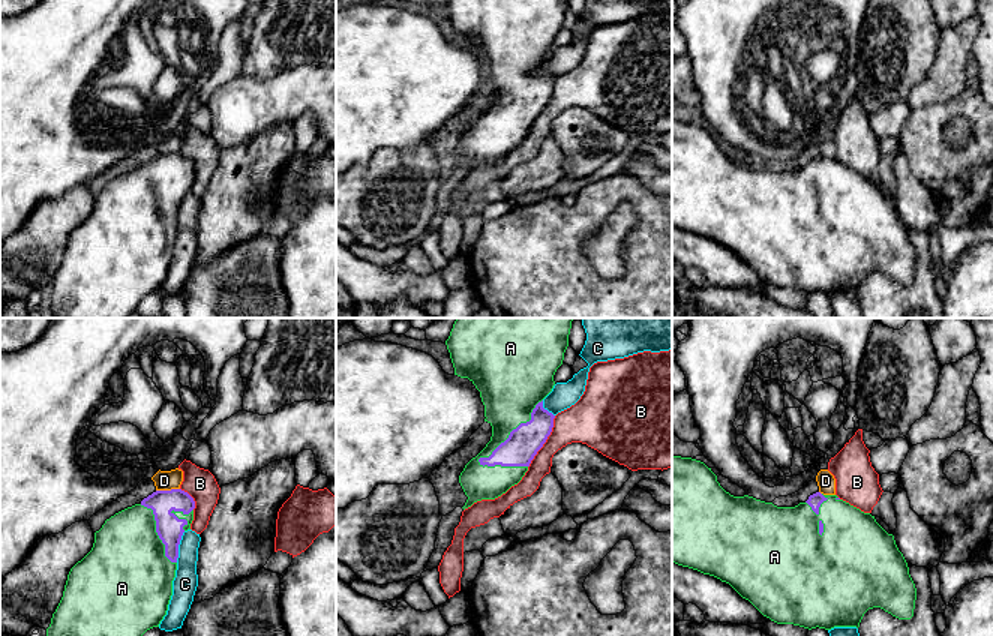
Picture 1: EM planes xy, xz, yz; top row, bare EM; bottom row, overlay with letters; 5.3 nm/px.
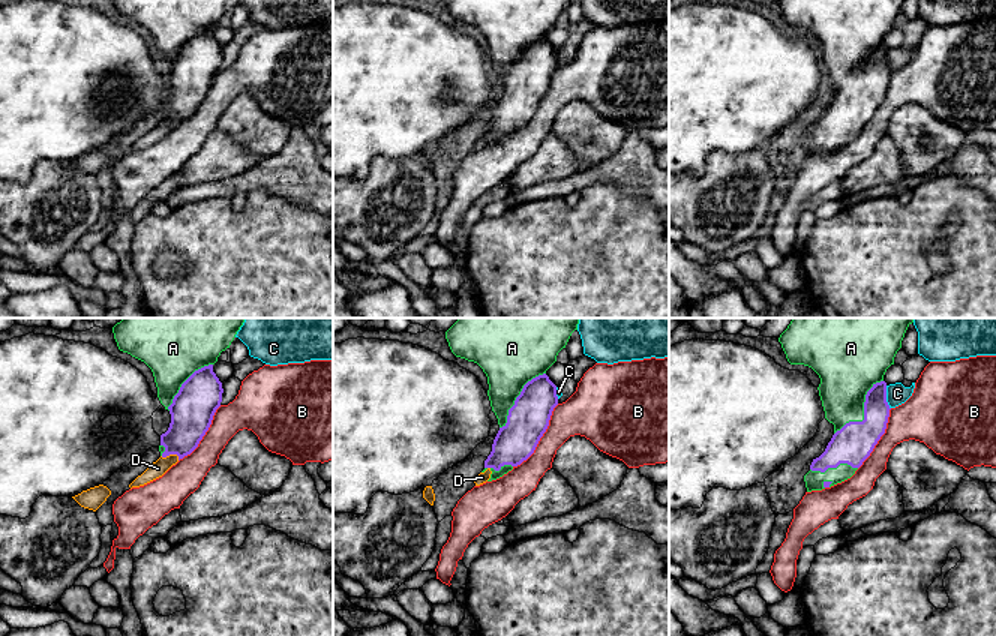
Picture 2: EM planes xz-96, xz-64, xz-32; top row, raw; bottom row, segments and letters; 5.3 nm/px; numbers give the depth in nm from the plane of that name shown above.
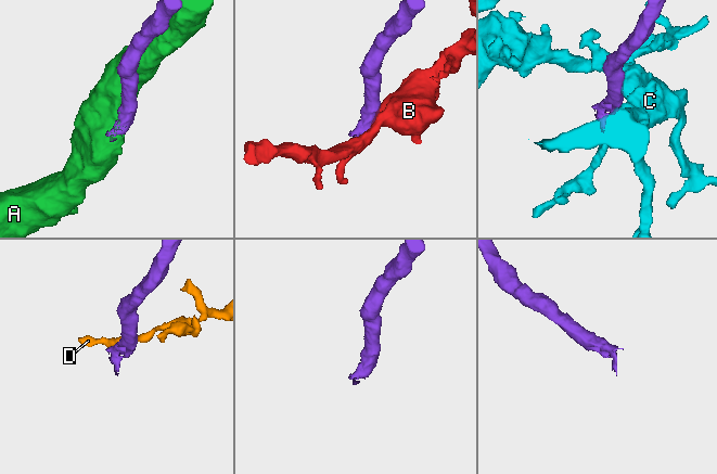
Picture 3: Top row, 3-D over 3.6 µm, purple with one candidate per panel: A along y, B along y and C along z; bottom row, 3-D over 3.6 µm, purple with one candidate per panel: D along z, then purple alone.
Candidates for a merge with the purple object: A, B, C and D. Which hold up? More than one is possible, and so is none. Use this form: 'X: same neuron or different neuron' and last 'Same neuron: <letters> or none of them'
A: same neuron
B: different neuron
C: different neuron
D: different neuron
Same neuron: A

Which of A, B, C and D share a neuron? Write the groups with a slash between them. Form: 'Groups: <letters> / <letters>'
Groups: A / B / C / D

